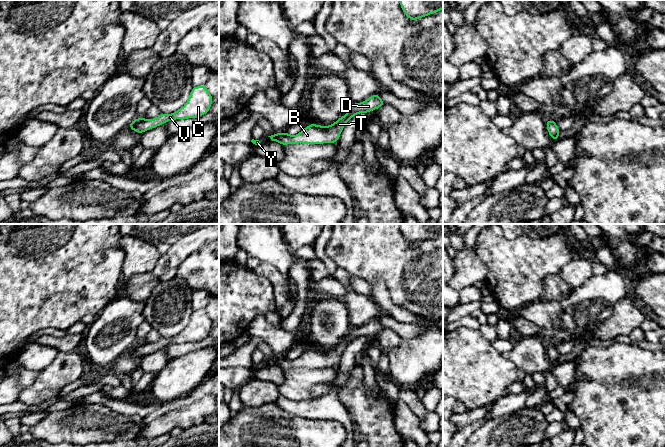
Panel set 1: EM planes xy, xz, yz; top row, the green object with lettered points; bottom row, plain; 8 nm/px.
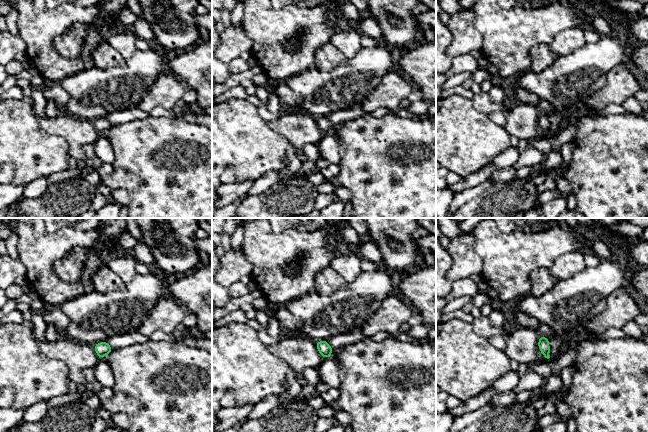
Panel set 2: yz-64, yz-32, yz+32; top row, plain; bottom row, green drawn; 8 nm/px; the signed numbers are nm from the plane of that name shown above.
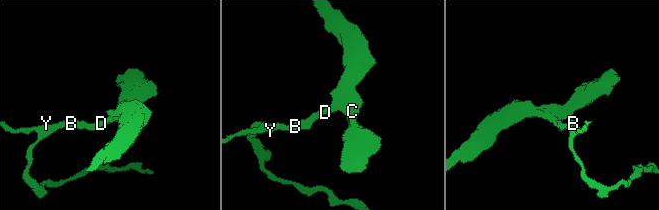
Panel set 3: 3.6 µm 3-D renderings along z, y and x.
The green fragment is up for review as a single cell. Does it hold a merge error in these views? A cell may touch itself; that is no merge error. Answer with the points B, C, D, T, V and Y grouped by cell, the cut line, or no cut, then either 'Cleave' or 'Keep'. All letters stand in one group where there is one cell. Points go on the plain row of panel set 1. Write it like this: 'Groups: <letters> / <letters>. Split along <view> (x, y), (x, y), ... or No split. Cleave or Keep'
Groups: B C D T V Y. No split. Keep

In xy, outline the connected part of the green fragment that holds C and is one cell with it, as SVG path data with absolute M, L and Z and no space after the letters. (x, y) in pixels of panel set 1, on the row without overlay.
M205 309L192 311L189 323L185 329L172 338L160 337L155 343L135 342L128 351L139 359L169 344L198 342L210 335L213 321Z

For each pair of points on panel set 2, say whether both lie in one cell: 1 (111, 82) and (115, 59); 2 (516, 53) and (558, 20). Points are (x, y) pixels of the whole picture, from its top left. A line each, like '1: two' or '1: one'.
1: two
2: one

